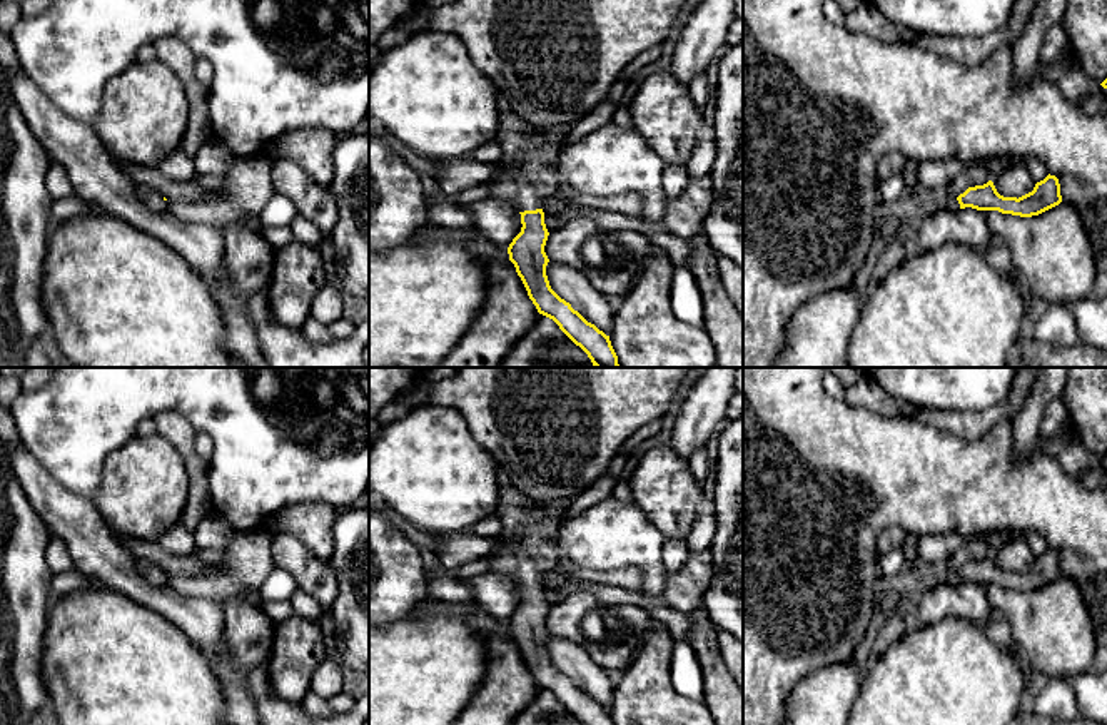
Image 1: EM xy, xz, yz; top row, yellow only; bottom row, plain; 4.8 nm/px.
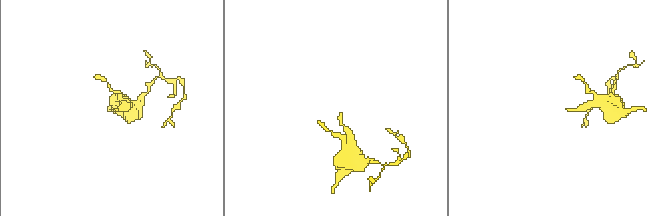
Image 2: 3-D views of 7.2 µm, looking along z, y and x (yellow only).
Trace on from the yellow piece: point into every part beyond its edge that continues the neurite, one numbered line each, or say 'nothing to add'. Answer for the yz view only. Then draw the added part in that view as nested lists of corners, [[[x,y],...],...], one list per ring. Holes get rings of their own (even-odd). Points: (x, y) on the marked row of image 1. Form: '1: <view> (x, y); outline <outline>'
1: yz (949, 202); outline [[[947,194],[947,197],[938,205],[928,204],[928,209],[960,210],[960,204],[958,204],[957,197],[952,197]]]

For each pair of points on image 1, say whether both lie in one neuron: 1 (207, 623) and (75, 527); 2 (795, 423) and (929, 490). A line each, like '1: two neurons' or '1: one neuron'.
1: one neuron
2: one neuron

